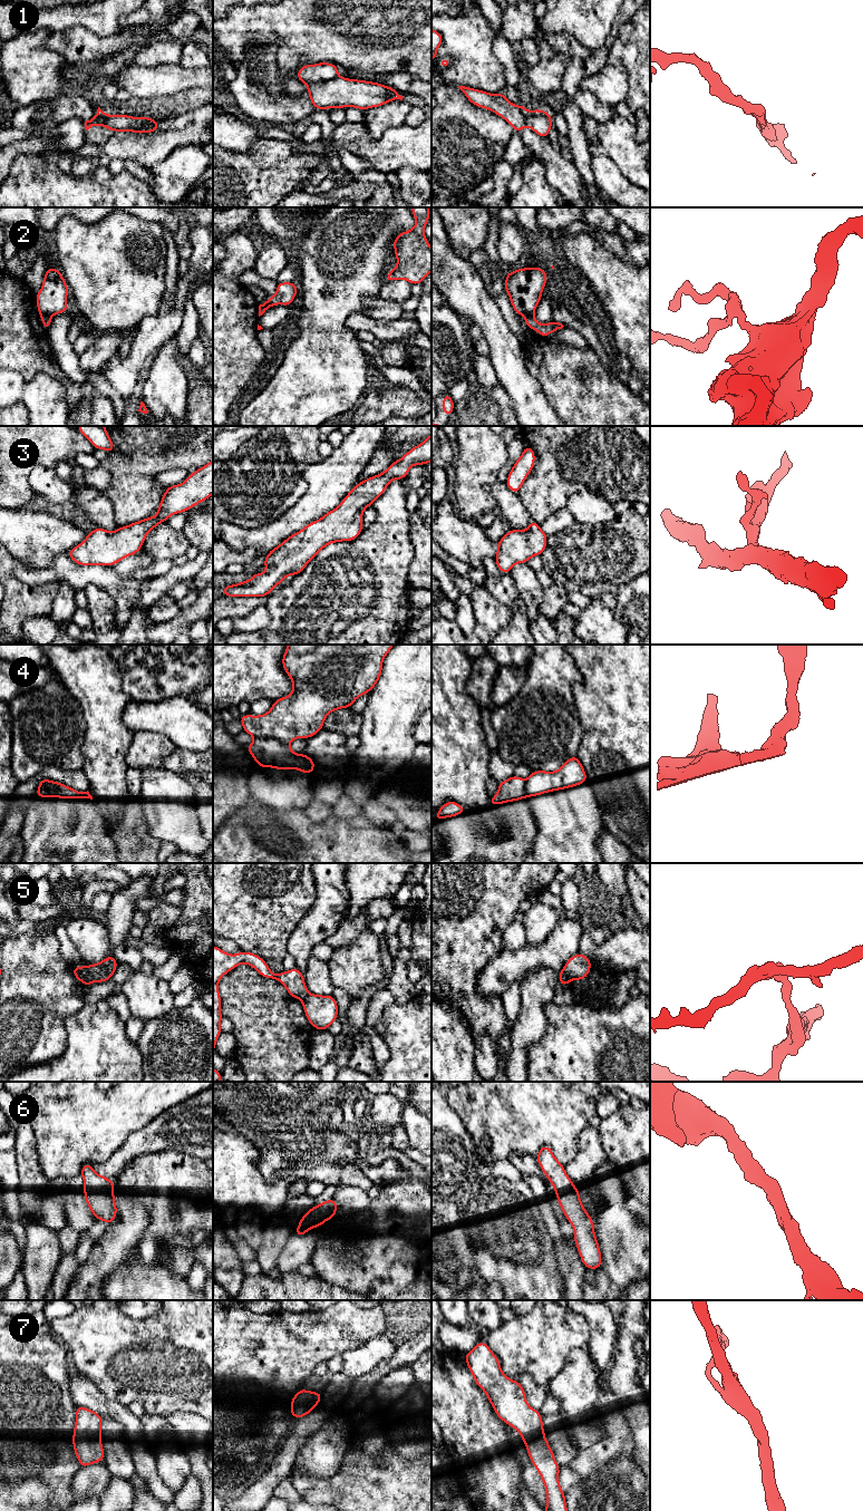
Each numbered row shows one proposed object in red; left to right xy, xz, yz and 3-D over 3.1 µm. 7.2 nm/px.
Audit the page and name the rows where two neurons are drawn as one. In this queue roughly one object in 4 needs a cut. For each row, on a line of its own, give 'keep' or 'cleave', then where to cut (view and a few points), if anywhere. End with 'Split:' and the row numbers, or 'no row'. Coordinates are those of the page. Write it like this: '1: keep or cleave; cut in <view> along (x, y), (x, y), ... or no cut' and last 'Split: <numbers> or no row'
1: cleave; cut in xz along (338, 76), (329, 80), (308, 84)
2: cleave; cut in xy along (40, 313), (47, 313), (50, 317)
3: keep; no cut
4: cleave; cut in xz along (255, 738), (275, 738), (287, 744)
5: cleave; cut in xy along (81, 966), (94, 980)
6: keep; no cut
7: keep; no cut
Split: 1, 2, 4, 5

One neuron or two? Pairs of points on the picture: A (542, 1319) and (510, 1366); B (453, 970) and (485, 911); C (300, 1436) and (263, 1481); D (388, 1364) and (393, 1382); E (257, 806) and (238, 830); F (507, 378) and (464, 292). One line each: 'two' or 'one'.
A: one
B: one
C: one
D: two
E: one
F: one

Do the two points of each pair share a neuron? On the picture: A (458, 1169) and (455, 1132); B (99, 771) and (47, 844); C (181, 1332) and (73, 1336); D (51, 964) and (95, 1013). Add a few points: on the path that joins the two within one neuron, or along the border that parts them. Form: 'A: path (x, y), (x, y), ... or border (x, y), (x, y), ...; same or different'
A: path (456, 1160), (455, 1141); same
B: border (93, 798), (106, 821); different
C: path (154, 1336), (99, 1336); same
D: border (85, 1005), (71, 1014), (65, 1022); different

